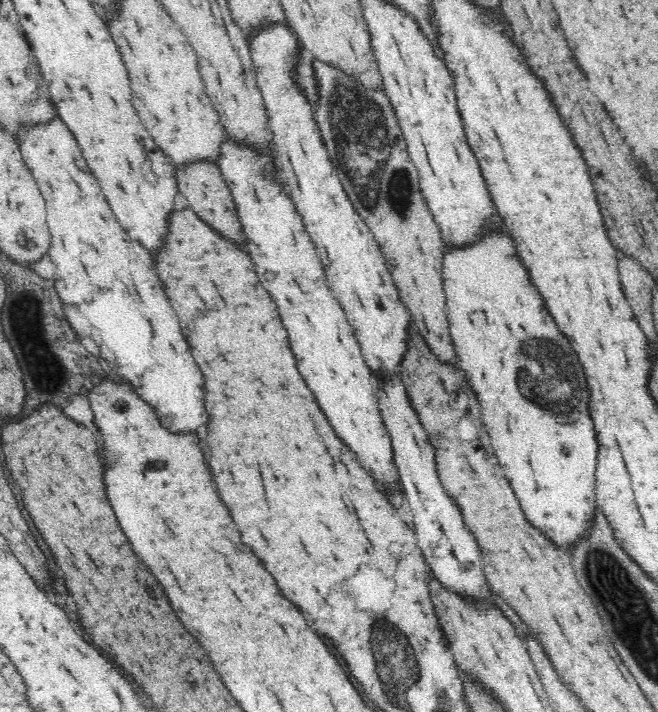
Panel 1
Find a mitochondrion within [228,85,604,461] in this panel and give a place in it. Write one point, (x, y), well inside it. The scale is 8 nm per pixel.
(545, 374)

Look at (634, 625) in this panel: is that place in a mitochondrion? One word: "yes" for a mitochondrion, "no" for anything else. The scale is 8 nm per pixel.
yes

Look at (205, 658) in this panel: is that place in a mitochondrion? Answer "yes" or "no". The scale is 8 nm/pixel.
no

